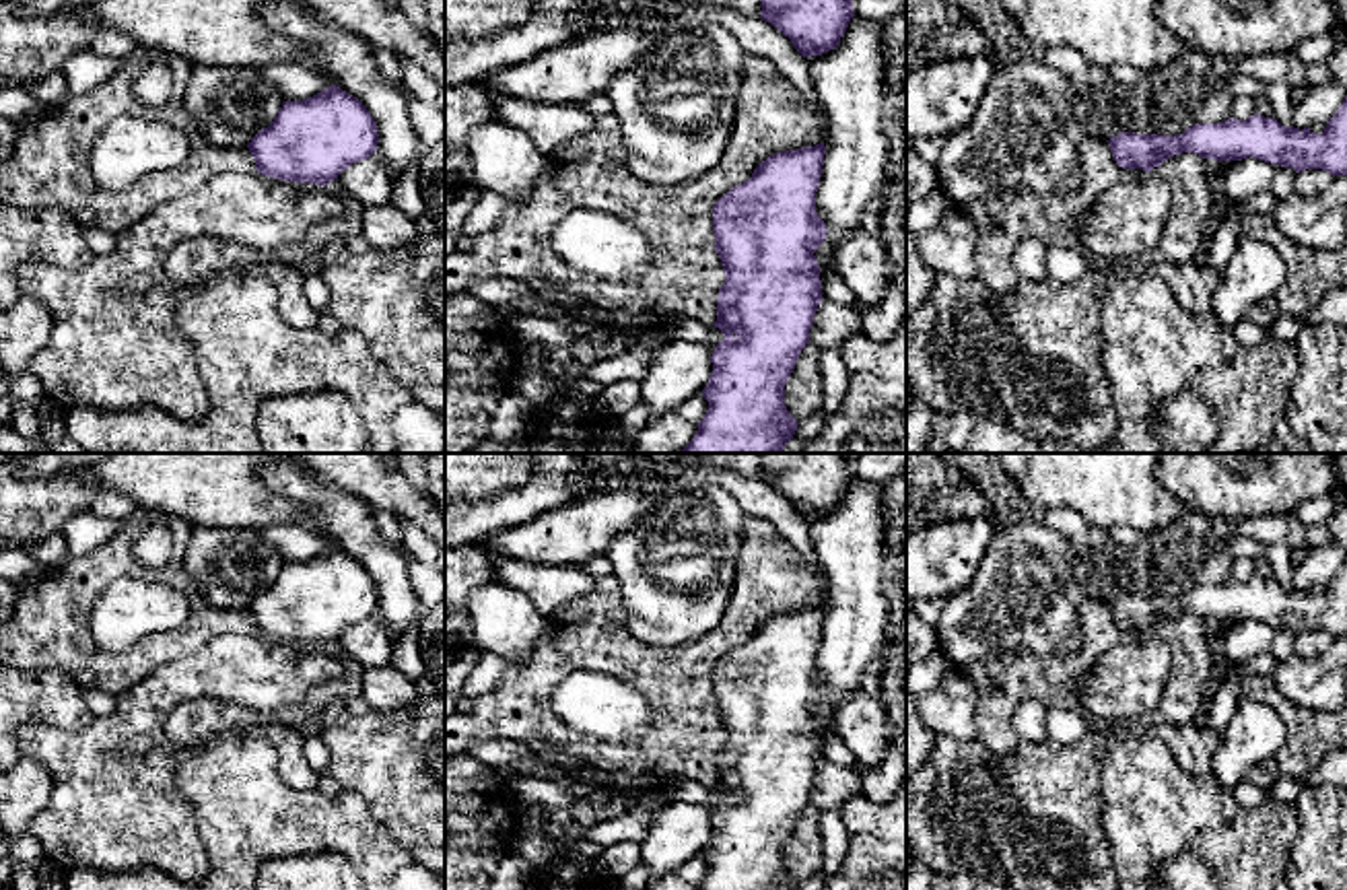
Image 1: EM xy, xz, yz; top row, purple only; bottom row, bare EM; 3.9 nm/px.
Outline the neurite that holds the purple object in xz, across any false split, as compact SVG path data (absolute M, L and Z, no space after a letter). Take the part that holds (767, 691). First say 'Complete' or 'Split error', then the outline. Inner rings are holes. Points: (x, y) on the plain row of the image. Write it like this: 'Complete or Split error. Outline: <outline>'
Complete. Outline: M803 608L770 616L752 639L721 657L713 668L715 713L725 746L717 760L723 793L702 851L709 871L698 890L797 890L785 867L785 847L801 812L822 758L820 727L814 713L826 700L826 684L816 674L826 608Z

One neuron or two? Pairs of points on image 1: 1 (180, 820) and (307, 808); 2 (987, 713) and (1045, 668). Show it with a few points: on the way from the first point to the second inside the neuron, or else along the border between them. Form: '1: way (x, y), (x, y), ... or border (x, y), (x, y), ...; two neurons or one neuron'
1: border (176, 773), (211, 864); two neurons
2: way (1002, 699), (1024, 676), (1030, 676); one neuron

